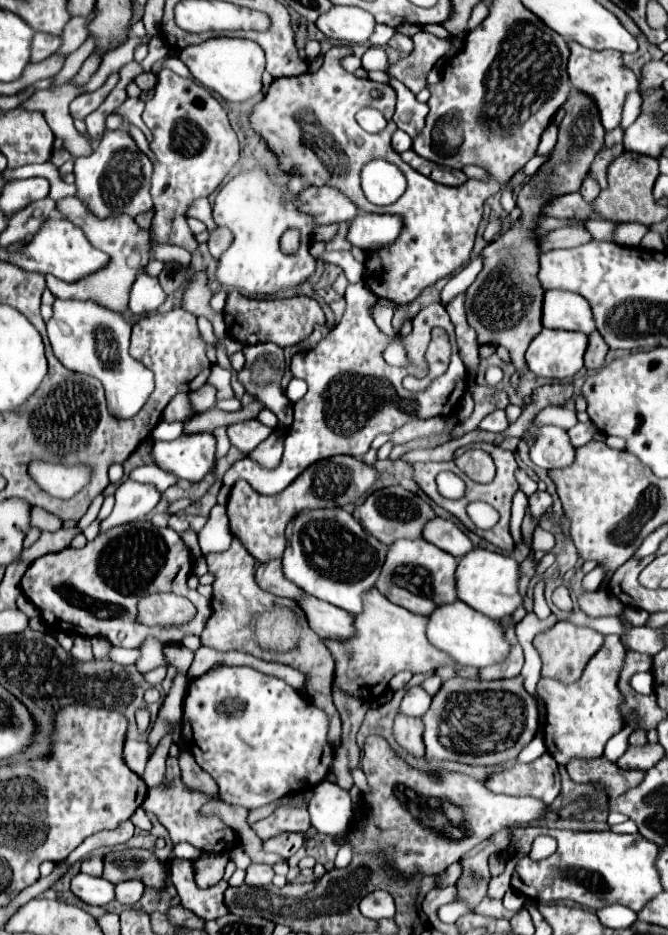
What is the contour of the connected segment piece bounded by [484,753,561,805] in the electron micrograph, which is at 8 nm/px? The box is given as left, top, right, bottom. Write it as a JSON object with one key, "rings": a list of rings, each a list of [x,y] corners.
{"rings":[[[544,753],[532,763],[516,761],[514,767],[492,773],[484,785],[494,793],[506,795],[531,795],[550,805],[561,791],[558,763],[550,753]]]}

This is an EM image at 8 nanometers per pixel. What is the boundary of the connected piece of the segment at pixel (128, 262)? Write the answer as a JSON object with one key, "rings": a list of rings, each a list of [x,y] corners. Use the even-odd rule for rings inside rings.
{"rings":[[[62,197],[56,201],[56,209],[62,213],[64,219],[72,221],[76,227],[84,231],[88,241],[100,249],[106,251],[110,261],[106,267],[100,271],[94,271],[74,283],[60,281],[58,277],[46,277],[48,289],[54,293],[58,299],[82,299],[82,301],[94,301],[104,309],[116,311],[124,315],[128,311],[128,297],[130,297],[130,287],[138,275],[150,261],[150,233],[146,229],[140,229],[136,221],[130,215],[112,215],[106,219],[98,219],[78,197]],[[142,251],[148,251],[148,255],[142,255]]]}

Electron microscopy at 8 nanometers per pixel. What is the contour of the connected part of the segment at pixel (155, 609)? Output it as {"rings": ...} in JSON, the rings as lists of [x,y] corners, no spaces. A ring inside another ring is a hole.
{"rings":[[[148,595],[138,603],[138,621],[144,625],[182,625],[194,617],[194,605],[178,595]]]}

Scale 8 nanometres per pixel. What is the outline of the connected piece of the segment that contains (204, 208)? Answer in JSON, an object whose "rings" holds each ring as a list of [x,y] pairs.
{"rings":[[[198,199],[198,201],[194,203],[194,207],[190,207],[188,215],[194,217],[194,219],[200,219],[200,221],[206,225],[208,231],[214,231],[214,229],[218,227],[218,225],[214,223],[214,219],[212,219],[212,207],[210,207],[208,199]]]}

